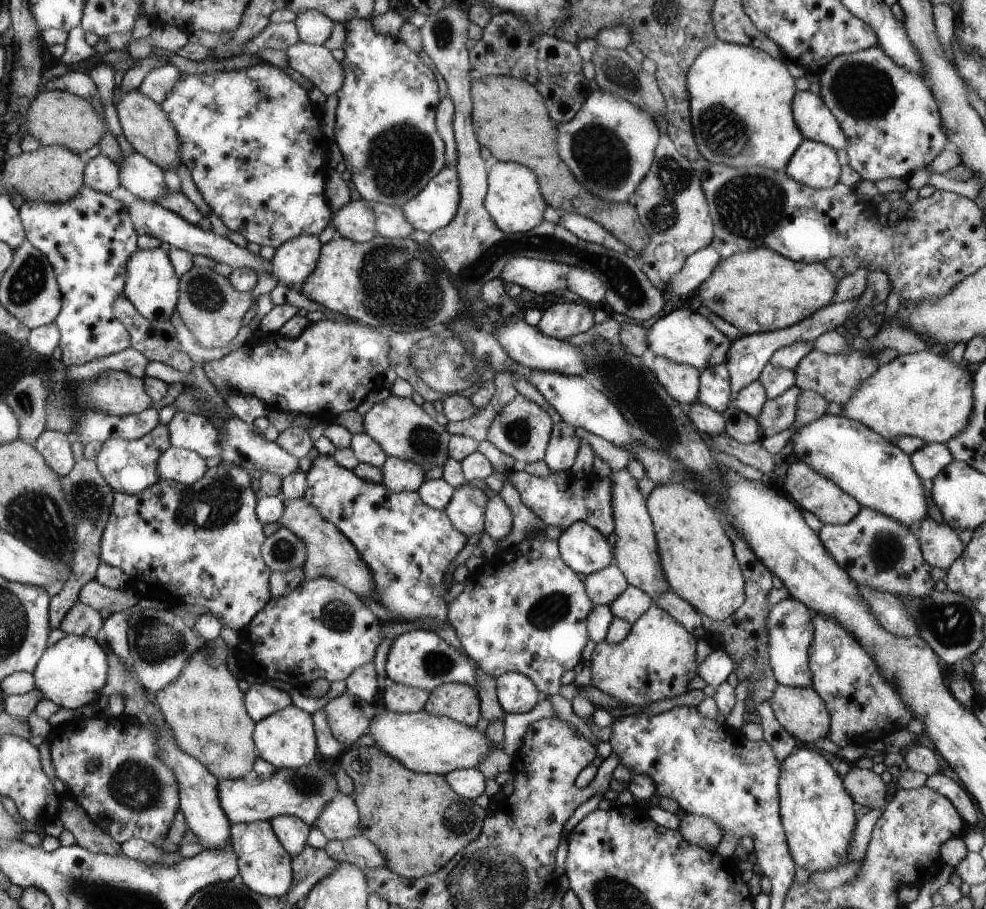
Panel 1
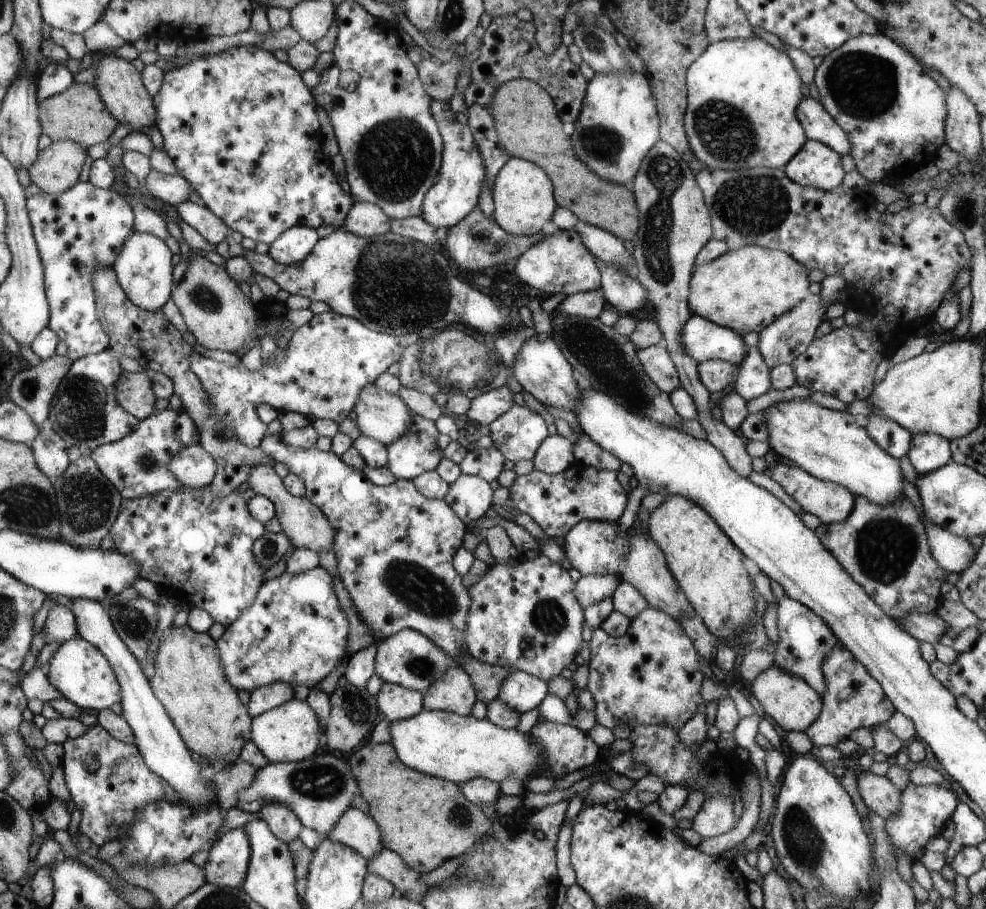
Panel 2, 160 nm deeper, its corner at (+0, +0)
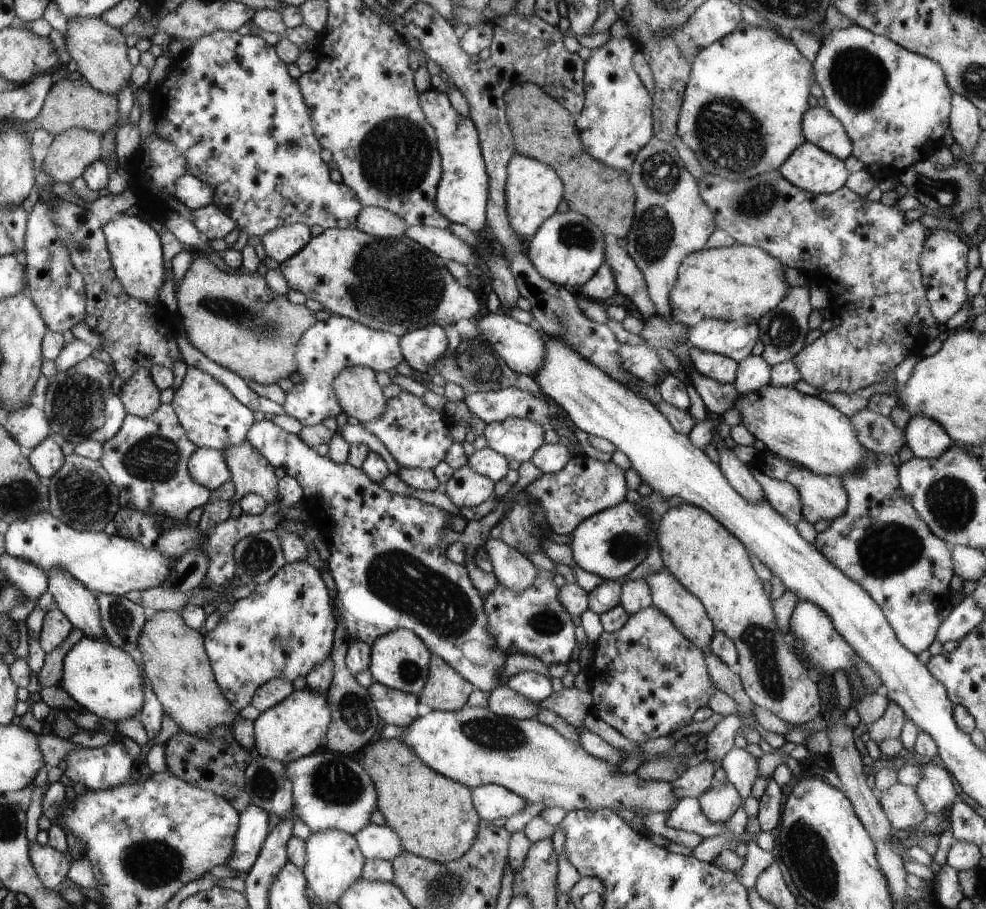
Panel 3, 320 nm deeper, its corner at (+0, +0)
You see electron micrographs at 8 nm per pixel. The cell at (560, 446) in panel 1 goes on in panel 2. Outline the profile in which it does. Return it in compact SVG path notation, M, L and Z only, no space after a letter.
M560 434L548 436L533 457L534 469L545 474L559 474L573 465L574 446Z

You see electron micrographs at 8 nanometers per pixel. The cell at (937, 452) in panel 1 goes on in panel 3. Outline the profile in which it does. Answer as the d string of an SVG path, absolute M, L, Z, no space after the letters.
M911 416L905 426L904 438L914 458L924 460L942 456L954 444L944 428L928 416Z

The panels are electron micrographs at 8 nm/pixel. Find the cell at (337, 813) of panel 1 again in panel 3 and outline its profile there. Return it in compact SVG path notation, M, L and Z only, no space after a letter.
M368 822L367 827L362 828L359 832L354 832L352 836L355 836L355 840L367 860L392 861L400 855L400 852L404 851L399 834L386 825L378 826L378 824Z

